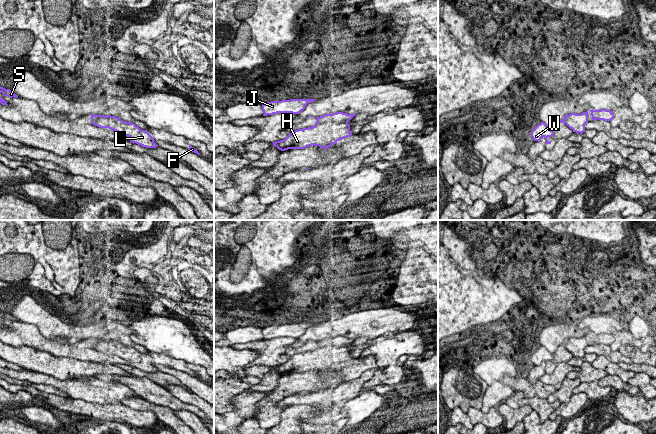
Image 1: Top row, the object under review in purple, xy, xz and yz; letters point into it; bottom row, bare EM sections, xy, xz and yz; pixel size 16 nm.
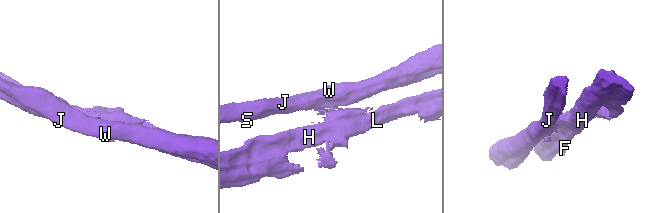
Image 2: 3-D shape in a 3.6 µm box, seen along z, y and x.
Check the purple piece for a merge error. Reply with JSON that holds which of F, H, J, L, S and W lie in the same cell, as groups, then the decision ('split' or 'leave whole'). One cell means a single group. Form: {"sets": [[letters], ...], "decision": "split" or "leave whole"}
{"sets": [["F", "H", "L"], ["J", "S", "W"]], "decision": "split"}

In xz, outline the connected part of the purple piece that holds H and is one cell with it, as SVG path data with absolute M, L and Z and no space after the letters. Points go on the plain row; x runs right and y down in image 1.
M348 345L342 347L322 347L313 351L298 353L291 356L285 363L272 366L281 375L288 373L304 373L309 370L319 370L327 374L339 364L350 361Z

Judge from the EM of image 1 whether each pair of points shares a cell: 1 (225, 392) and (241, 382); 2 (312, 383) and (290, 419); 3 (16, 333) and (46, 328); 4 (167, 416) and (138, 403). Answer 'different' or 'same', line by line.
1: same
2: different
3: different
4: same

